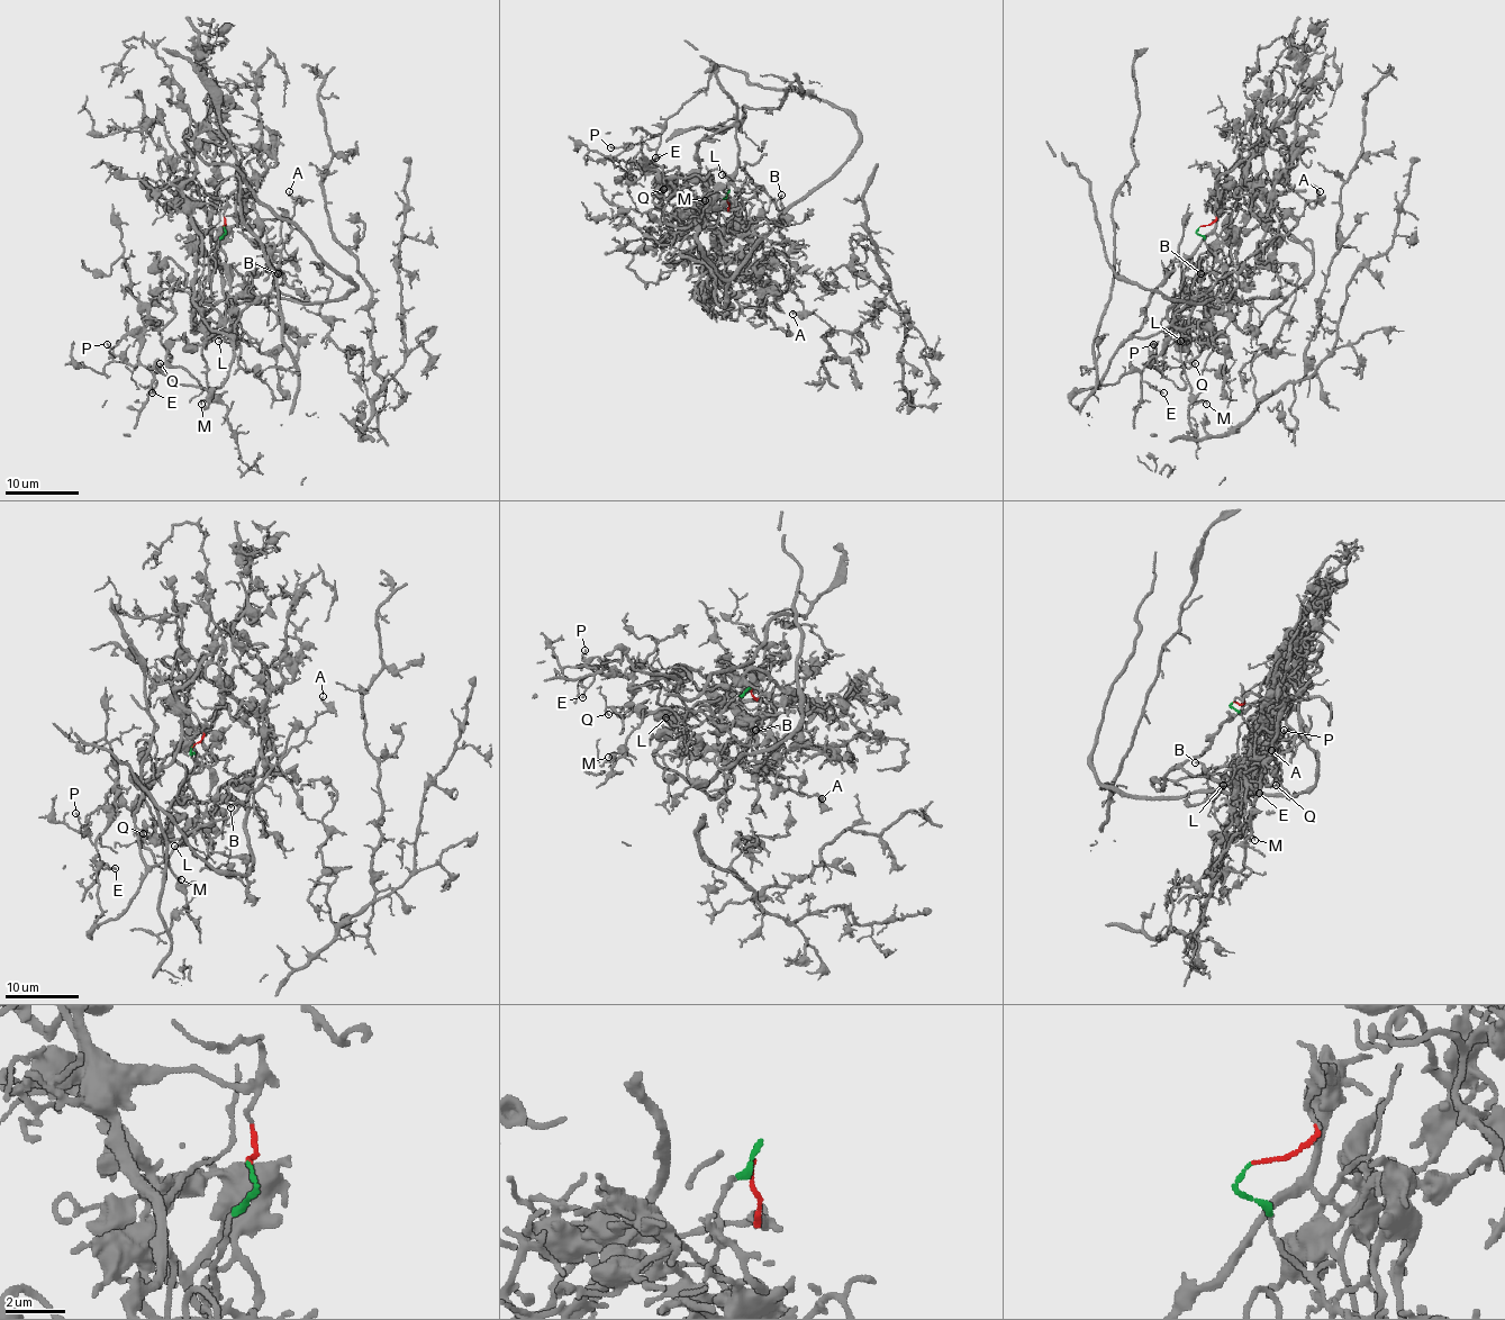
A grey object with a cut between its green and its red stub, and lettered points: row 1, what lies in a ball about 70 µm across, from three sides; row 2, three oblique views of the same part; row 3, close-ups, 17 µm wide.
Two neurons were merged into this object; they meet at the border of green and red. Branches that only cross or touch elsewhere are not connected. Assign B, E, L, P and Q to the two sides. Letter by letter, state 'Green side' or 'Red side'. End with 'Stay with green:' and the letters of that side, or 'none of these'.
B: Red side
E: Red side
L: Red side
P: Red side
Q: Green side
Stay with green: Q

